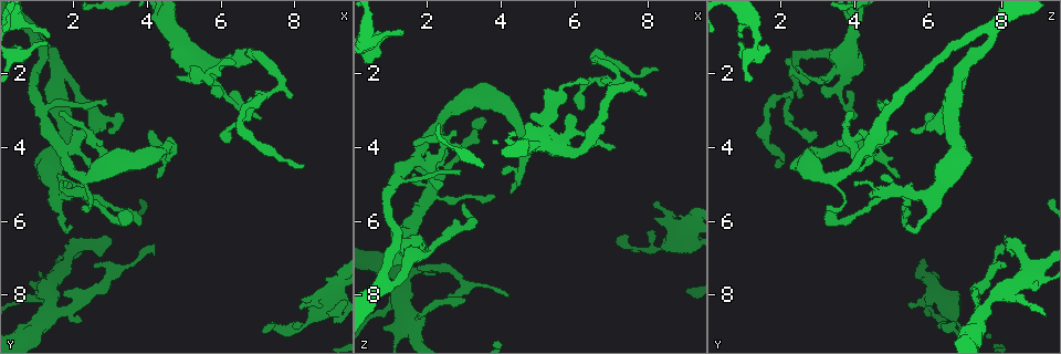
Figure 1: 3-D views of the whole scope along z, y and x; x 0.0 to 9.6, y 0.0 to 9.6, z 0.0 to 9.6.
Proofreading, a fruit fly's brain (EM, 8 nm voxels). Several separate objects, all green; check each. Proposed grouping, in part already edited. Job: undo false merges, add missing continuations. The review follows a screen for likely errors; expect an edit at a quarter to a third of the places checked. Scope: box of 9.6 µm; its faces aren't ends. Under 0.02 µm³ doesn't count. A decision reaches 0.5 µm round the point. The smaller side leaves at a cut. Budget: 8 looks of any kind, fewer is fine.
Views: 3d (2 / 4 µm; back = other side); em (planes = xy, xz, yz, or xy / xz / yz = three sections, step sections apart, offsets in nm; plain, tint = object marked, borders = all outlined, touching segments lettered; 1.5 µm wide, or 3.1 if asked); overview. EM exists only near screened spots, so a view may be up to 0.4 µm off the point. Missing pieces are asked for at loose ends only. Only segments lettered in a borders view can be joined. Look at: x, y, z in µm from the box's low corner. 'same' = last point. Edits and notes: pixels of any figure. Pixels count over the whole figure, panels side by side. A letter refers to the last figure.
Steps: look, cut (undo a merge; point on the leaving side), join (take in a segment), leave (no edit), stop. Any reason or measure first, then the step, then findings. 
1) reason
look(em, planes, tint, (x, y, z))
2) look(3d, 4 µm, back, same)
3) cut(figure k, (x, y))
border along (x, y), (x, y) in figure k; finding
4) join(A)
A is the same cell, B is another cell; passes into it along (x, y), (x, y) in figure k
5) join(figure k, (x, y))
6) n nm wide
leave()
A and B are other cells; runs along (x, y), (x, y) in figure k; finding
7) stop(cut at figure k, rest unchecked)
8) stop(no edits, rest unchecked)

branch stops here
look(3d, 2 µm, back, (8.15, 8.35, 5.50))

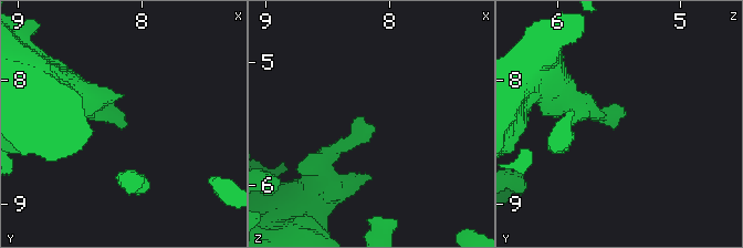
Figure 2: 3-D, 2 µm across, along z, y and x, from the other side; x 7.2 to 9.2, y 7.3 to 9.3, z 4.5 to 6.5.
need the tissue
look(em, xy, step 8, borders, (8.14, 8.32, 5.50))

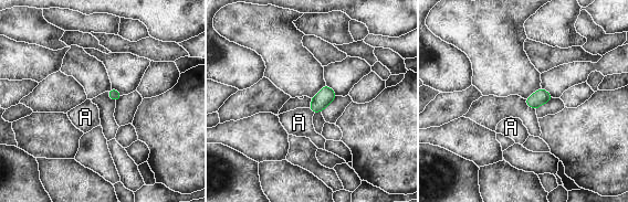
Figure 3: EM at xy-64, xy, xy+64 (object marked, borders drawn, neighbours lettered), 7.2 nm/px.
A touches over 60 nm
join(A)
A is the same cell; the neuron continues

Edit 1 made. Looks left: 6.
closes a loop
look(3d, 4 µm, (1.20, 1.05, 0.90))

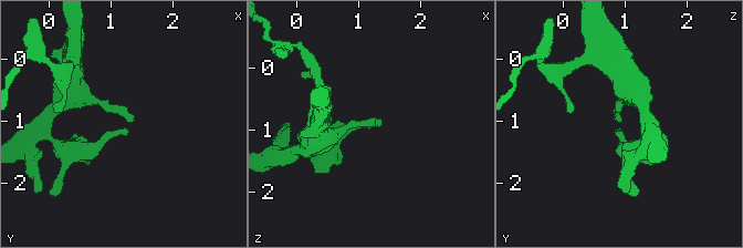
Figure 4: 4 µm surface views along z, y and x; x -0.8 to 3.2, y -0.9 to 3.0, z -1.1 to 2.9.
shape alone is not enough
look(em, planes, tint, (1.20, 1.10, 0.90))

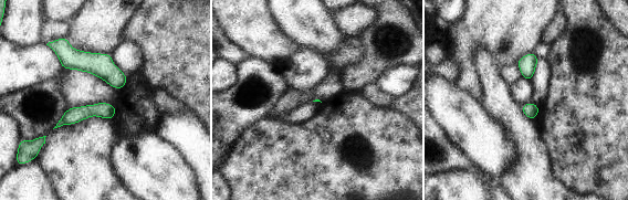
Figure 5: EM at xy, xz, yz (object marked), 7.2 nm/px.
look(em, planes, borders, same)

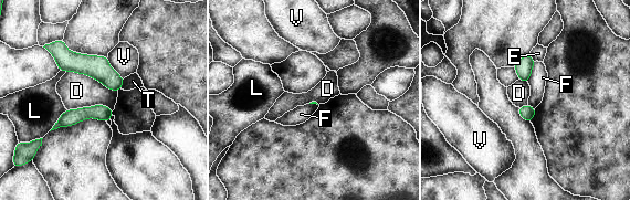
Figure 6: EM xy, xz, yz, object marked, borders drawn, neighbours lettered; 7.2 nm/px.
20 nm wide
leave()
D, E, F, L, T and V are other cells; runs along (109, 113), (83, 113), (59, 124) in figure 6; all the same neuron

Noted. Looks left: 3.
stop(join at figure 3, rest unchecked)

